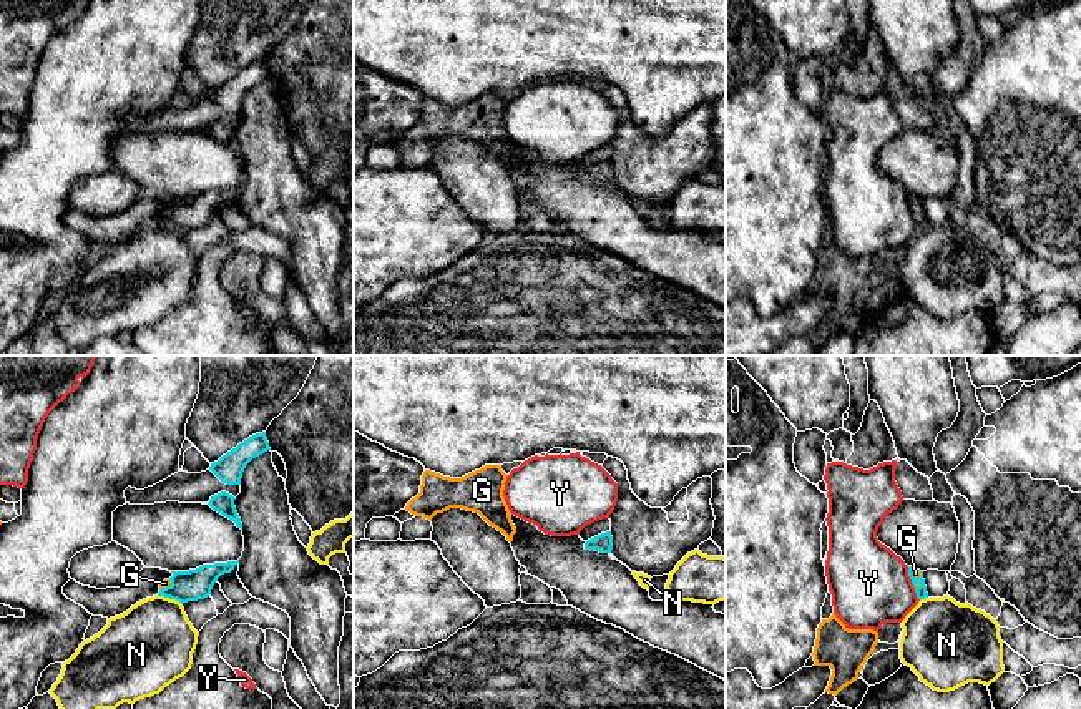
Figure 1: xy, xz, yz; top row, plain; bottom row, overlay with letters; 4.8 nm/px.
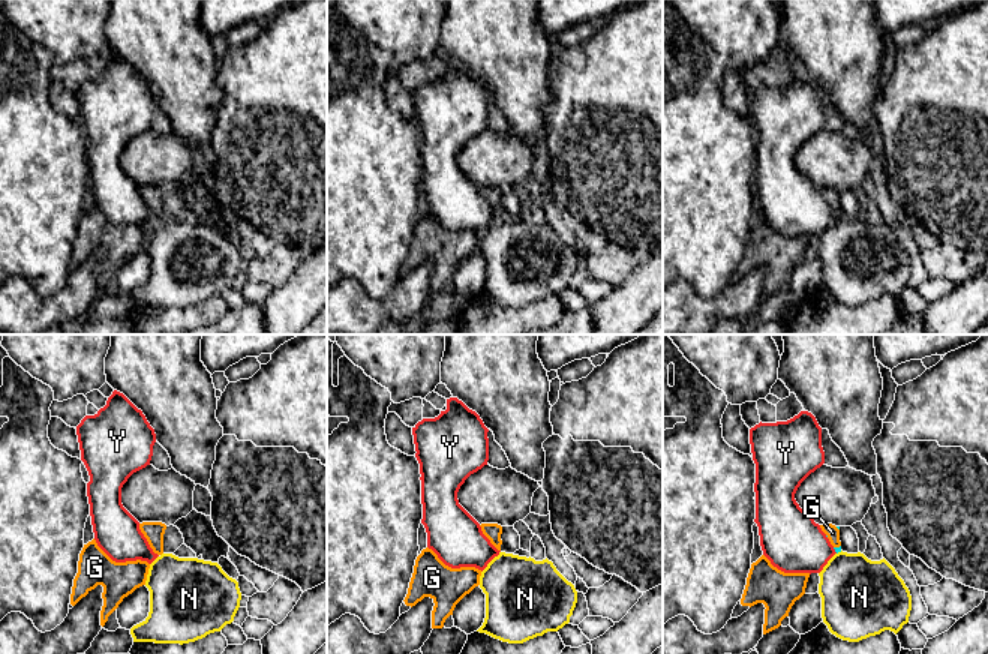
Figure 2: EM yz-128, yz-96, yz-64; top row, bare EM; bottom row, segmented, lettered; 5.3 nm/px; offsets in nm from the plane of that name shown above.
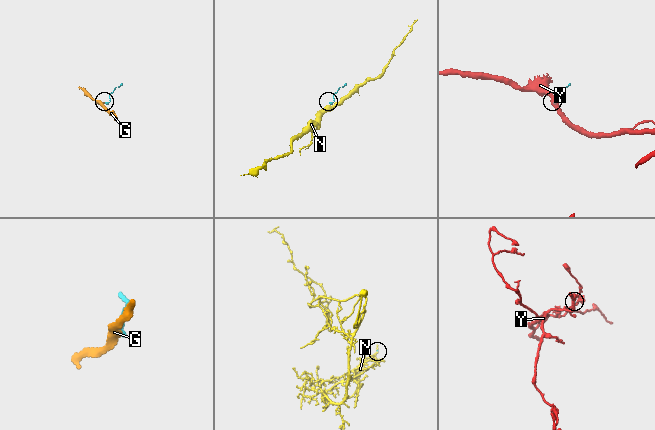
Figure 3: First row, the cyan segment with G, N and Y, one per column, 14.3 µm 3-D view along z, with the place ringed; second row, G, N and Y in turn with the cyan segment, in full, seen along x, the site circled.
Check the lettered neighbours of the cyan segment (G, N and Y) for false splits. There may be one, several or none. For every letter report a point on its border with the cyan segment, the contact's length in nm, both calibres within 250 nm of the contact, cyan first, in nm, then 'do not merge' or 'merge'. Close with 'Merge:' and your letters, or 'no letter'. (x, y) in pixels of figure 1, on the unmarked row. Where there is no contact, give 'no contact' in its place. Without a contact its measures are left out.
G: yz (917, 206) | 100 nm | 50/30 nm | merge
N: xy (170, 226) | 130 nm | 150/400 nm | do not merge
Y: yz (912, 211) | 180 nm | 50/380 nm | do not merge
Merge: G

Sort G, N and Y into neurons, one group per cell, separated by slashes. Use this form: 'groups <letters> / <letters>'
groups G / N / Y

